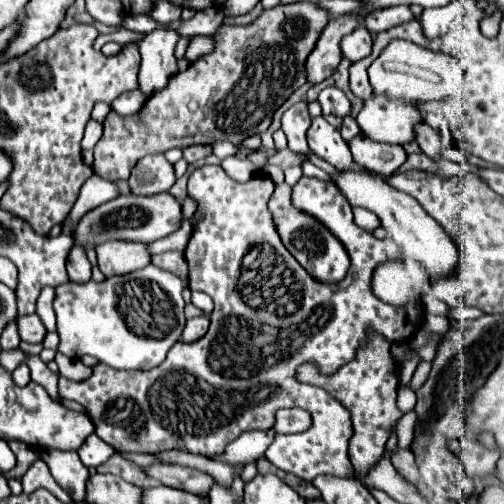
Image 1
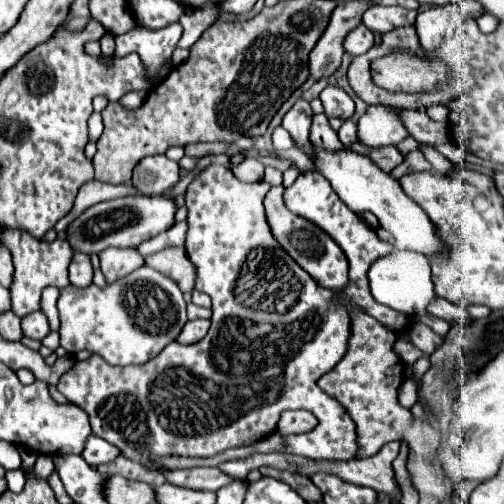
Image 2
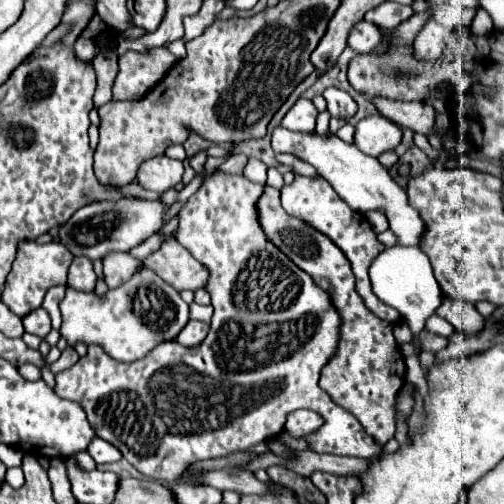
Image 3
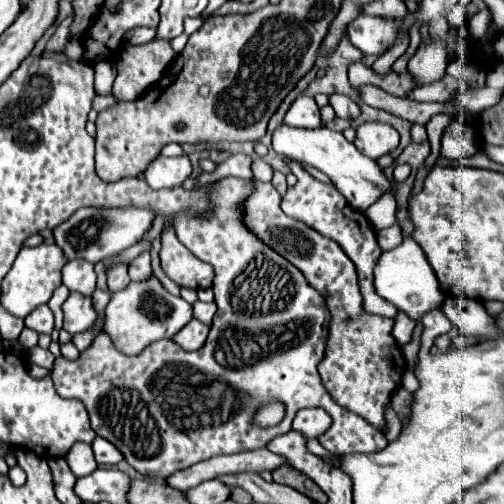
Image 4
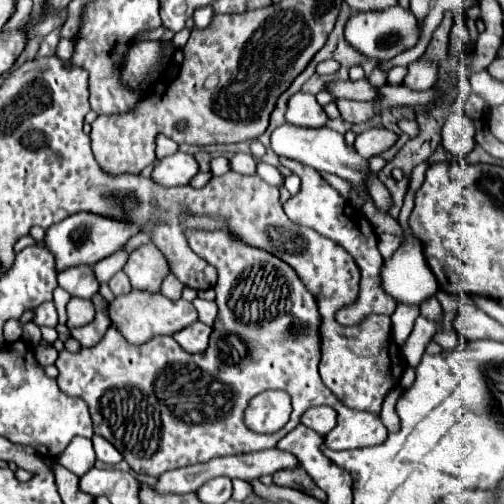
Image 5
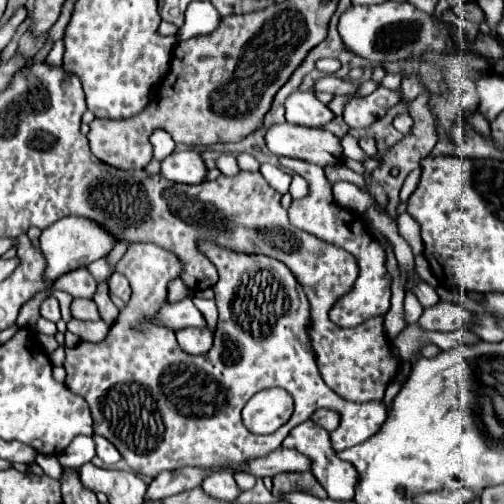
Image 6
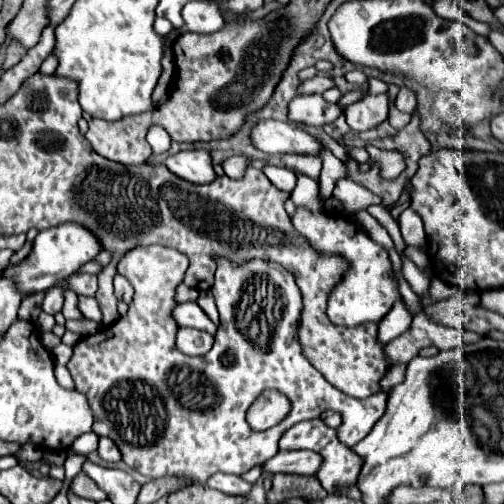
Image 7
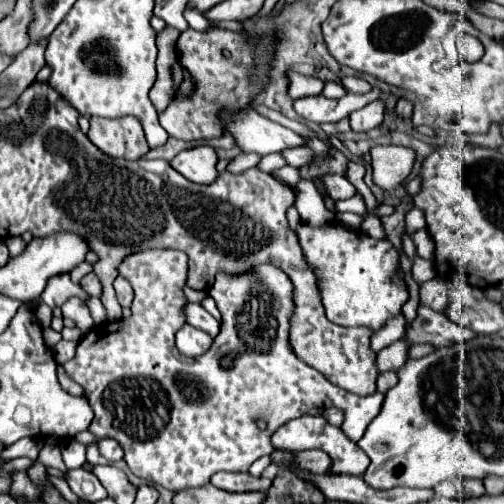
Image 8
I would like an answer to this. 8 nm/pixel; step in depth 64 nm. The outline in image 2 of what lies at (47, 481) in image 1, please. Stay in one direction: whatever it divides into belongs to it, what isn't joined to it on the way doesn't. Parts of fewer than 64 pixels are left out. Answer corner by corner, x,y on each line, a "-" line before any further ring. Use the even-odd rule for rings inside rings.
38,456
36,464
34,464
34,468
32,468
32,472
34,472
38,478
42,478
42,480
48,480
48,476
52,474
52,470
54,470
54,466
52,466
52,458
50,458
50,456

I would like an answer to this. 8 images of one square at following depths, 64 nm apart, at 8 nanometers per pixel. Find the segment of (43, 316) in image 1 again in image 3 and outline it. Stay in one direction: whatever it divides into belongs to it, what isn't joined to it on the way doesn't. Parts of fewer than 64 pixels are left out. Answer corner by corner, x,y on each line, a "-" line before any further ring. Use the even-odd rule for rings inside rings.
56,286
56,288
48,290
42,303
42,307
48,312
51,318
52,328
56,330
59,330
62,324
59,304
64,298
64,290
66,288
62,288
62,286

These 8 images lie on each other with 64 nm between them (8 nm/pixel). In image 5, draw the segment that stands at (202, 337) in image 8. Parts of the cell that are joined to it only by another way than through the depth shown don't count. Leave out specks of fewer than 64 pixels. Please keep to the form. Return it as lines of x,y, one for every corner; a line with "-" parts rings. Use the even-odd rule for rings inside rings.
194,322
190,326
186,326
184,330
174,334
174,340
190,354
196,352
204,352
208,348
208,336
210,336
212,328
202,324
202,322

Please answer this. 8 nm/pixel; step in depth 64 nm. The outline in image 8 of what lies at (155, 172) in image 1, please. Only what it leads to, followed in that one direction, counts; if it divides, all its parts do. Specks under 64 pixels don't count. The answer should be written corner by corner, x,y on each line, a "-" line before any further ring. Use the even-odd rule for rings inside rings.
196,146
190,150
182,150
176,154
170,164
176,172
186,176
188,180
196,184
212,184
218,176
216,172
216,150
210,146

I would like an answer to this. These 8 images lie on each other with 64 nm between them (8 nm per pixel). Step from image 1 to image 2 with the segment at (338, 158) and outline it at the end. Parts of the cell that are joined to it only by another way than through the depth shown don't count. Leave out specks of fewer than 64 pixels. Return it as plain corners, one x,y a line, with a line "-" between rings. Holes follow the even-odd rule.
316,114
312,120
312,128
310,128
310,142
318,148
324,148
328,152
336,152
336,150
344,150
344,144
340,142
336,130
330,128
328,118
324,114

